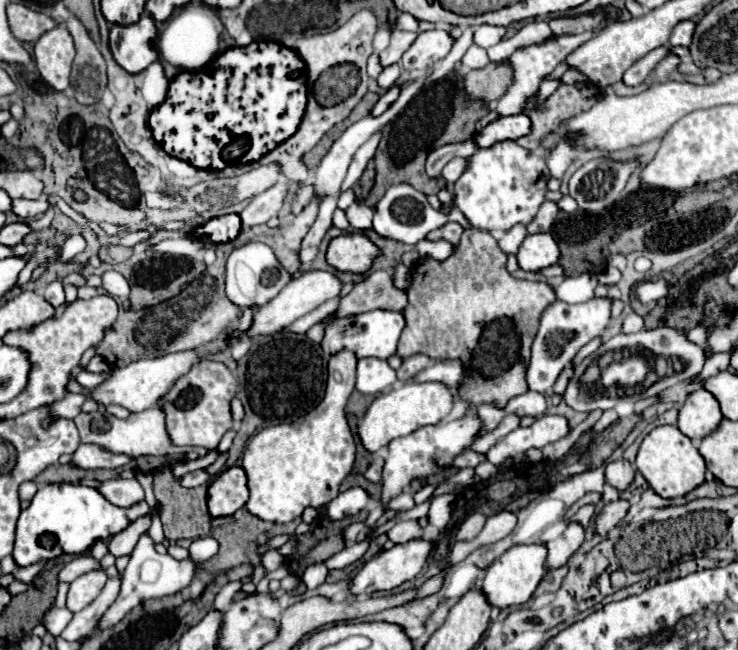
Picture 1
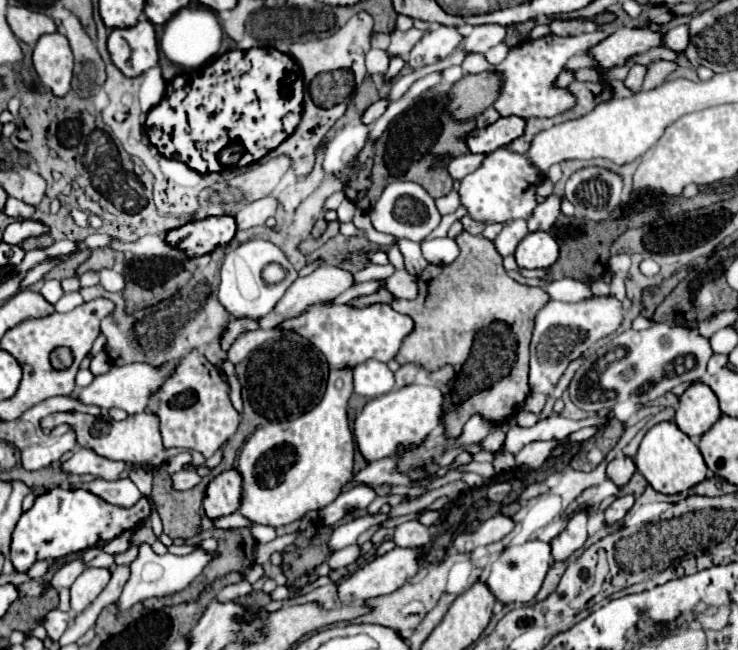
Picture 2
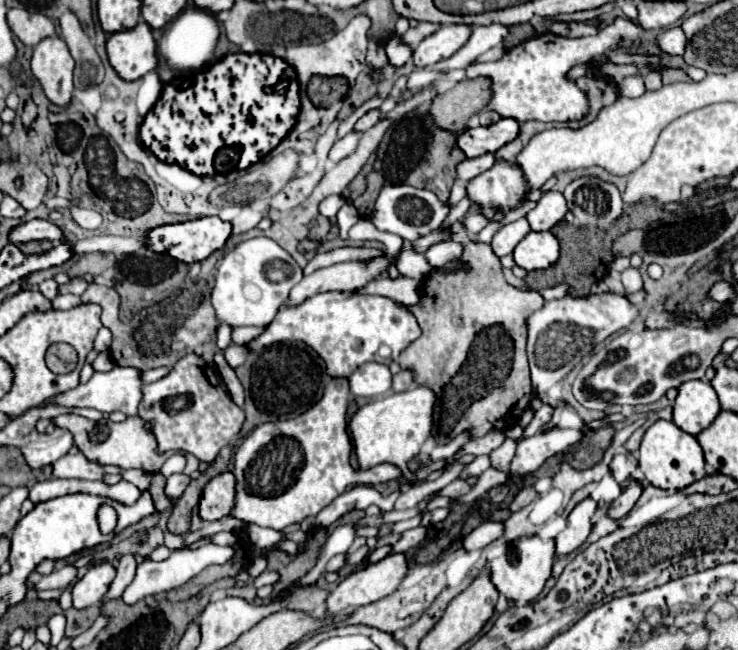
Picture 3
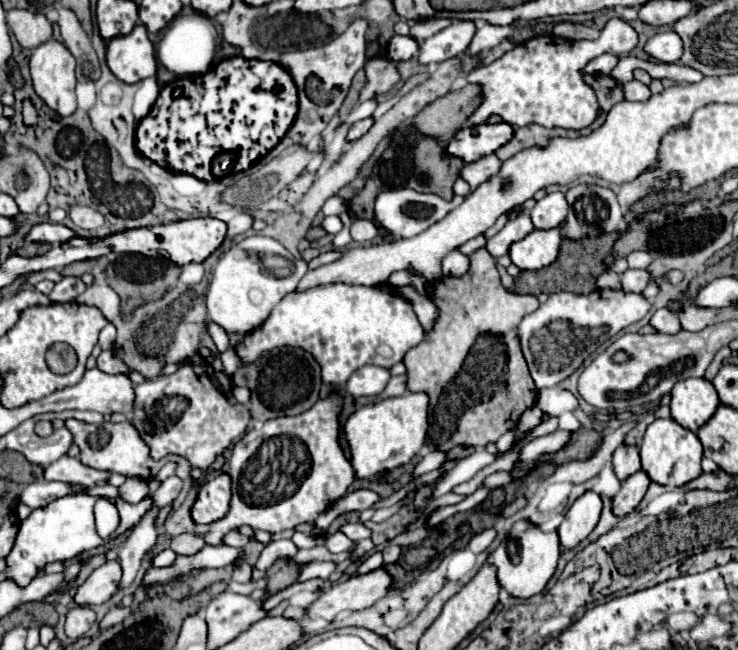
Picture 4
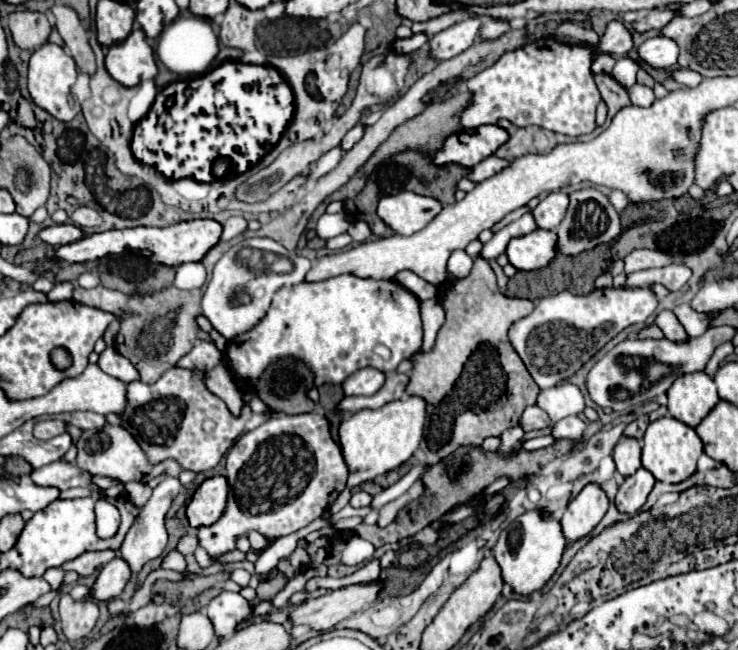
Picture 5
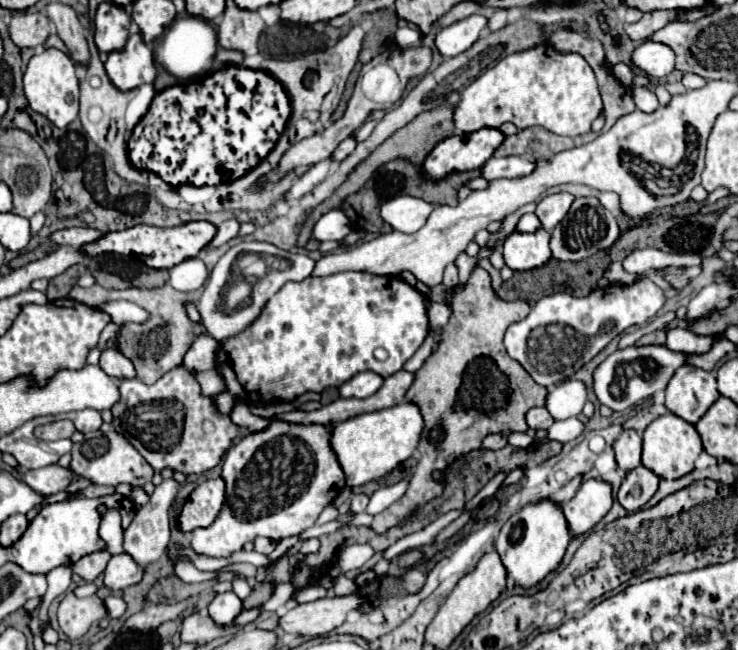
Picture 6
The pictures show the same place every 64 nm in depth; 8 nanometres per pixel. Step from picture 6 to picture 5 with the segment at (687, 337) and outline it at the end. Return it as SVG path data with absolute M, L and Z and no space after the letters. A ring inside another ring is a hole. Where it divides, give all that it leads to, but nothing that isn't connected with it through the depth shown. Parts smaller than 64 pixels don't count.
M662 310L662 312L658 312L654 324L664 332L664 336L666 336L668 340L680 342L680 340L686 340L686 336L688 336L688 334L684 332L682 324L678 322L678 318L674 316L672 310Z

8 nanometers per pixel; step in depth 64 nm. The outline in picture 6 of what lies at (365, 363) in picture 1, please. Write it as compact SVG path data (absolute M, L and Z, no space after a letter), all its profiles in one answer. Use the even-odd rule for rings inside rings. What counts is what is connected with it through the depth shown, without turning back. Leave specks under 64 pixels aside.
M358 372L356 376L352 376L352 380L346 380L340 386L340 396L366 398L366 396L372 396L382 386L382 382L384 378L376 376L376 372Z

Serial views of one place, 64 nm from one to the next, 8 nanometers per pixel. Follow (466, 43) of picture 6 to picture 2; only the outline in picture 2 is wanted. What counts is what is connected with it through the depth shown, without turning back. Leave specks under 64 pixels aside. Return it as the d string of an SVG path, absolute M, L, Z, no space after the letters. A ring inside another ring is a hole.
M436 26L418 40L418 44L410 50L408 66L412 70L434 64L438 60L448 58L456 46L462 42L462 34L456 28L450 26Z

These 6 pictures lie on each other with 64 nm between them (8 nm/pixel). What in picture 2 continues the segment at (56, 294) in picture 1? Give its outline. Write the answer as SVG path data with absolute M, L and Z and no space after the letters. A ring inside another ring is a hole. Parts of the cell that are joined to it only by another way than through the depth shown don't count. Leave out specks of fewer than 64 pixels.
M46 280L44 286L42 286L42 290L40 290L40 294L42 294L50 304L56 304L56 302L64 296L62 286L60 286L60 280Z

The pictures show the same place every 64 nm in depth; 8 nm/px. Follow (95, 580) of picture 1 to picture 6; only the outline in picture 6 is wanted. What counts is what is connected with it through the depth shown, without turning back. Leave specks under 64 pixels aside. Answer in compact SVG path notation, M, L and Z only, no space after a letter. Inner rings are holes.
M128 554L112 556L112 560L104 570L104 586L114 594L140 580L142 580L142 568Z

